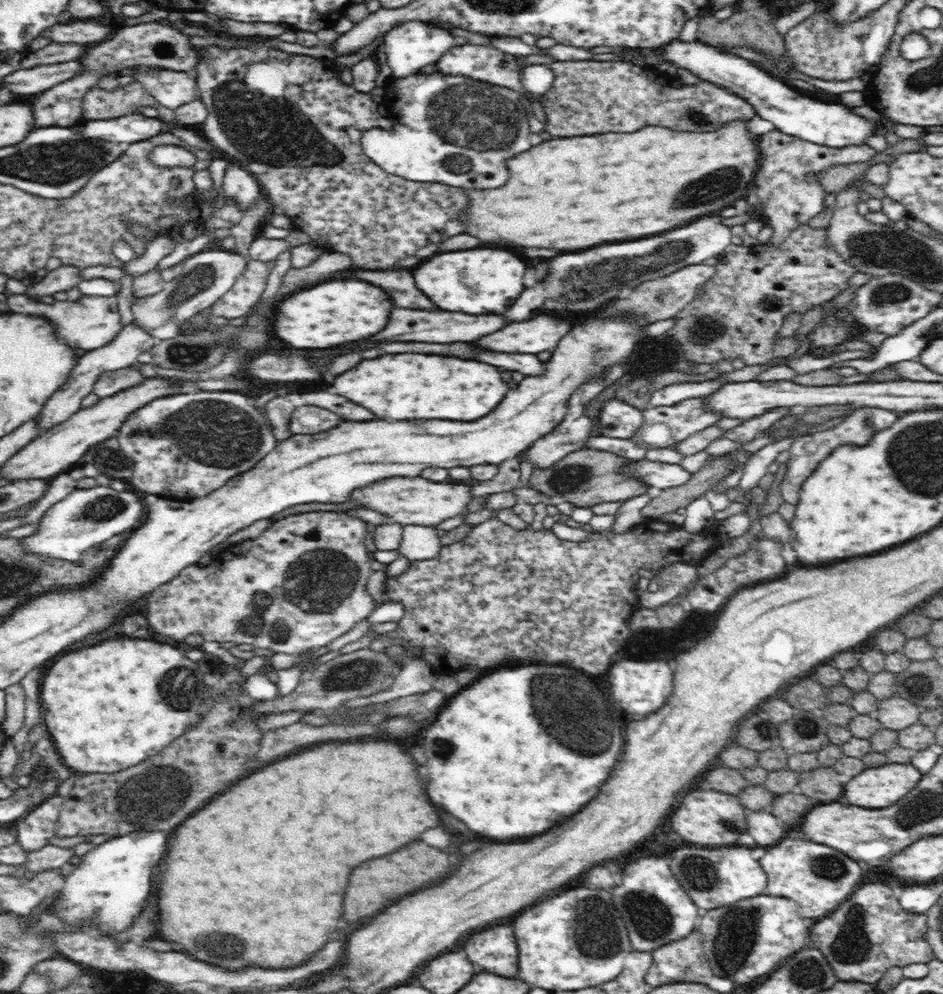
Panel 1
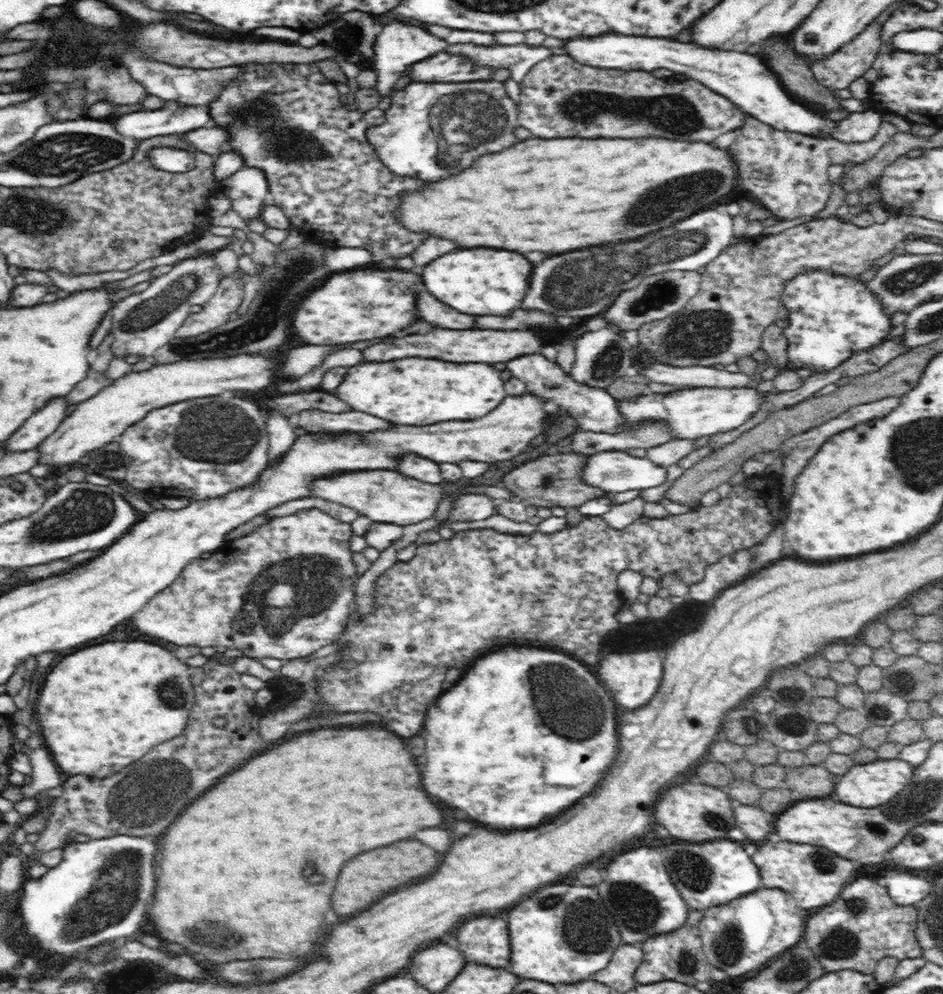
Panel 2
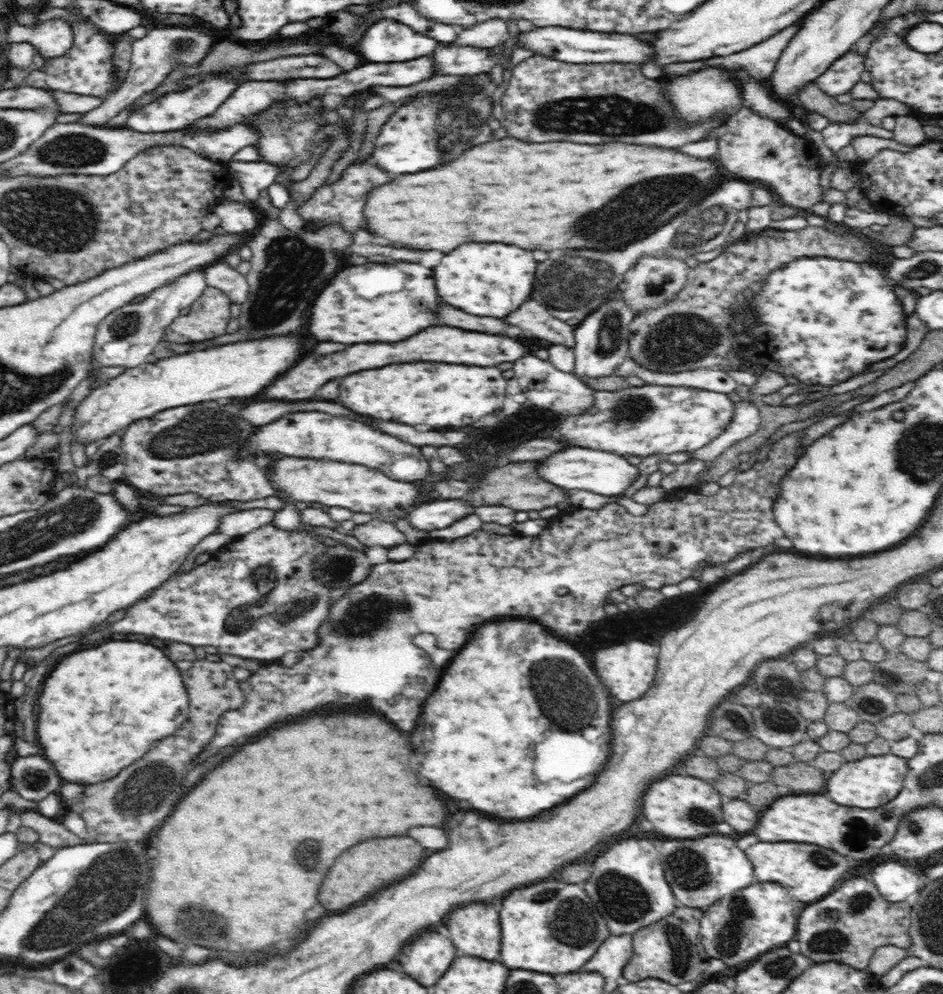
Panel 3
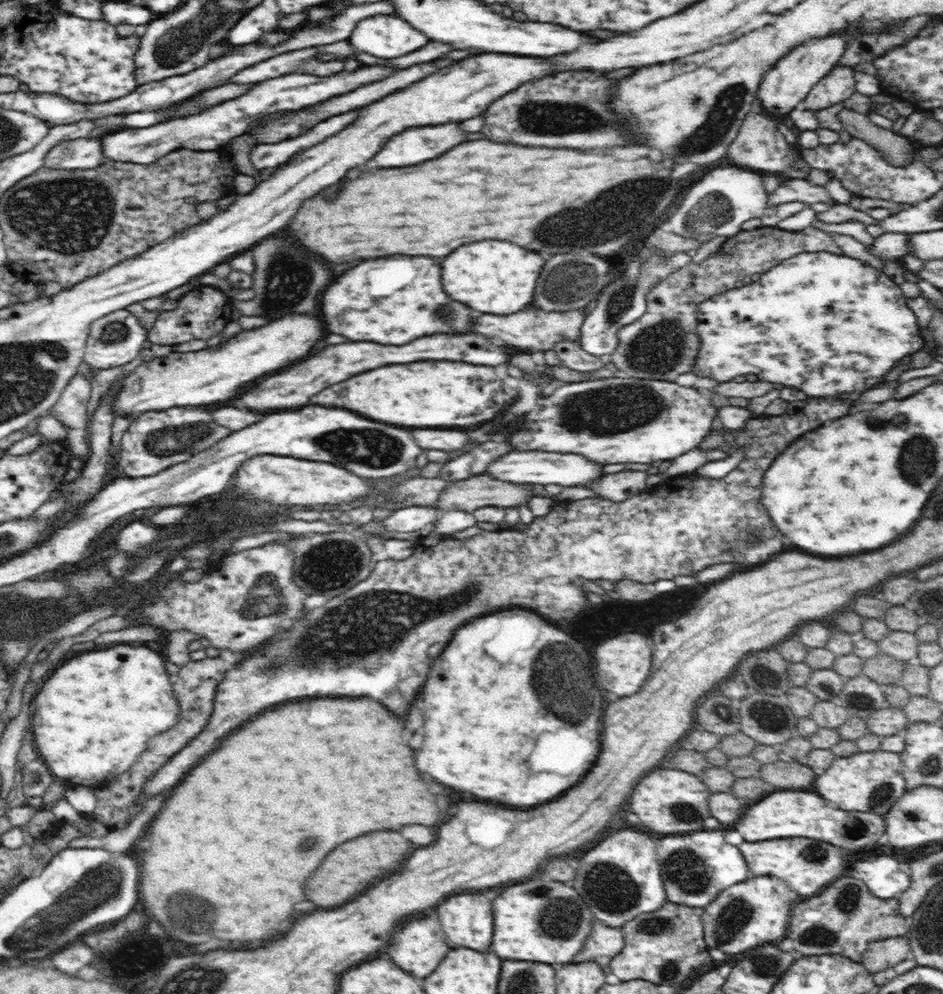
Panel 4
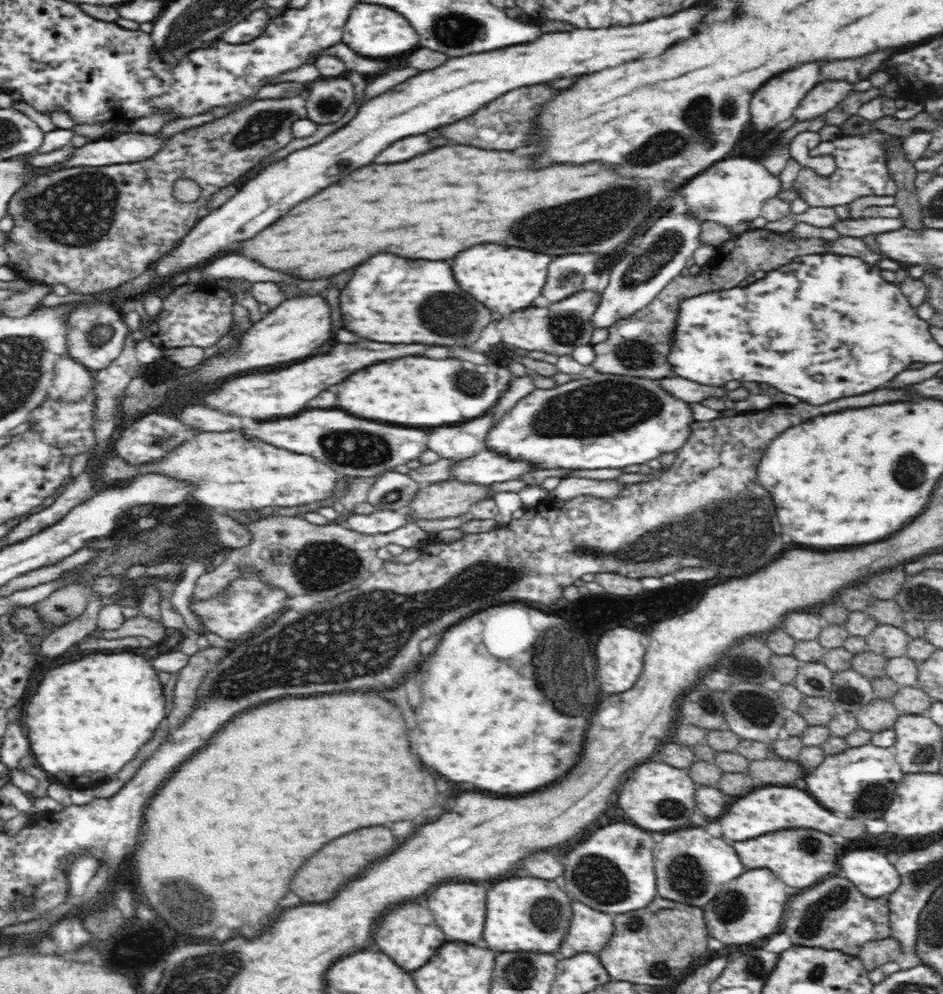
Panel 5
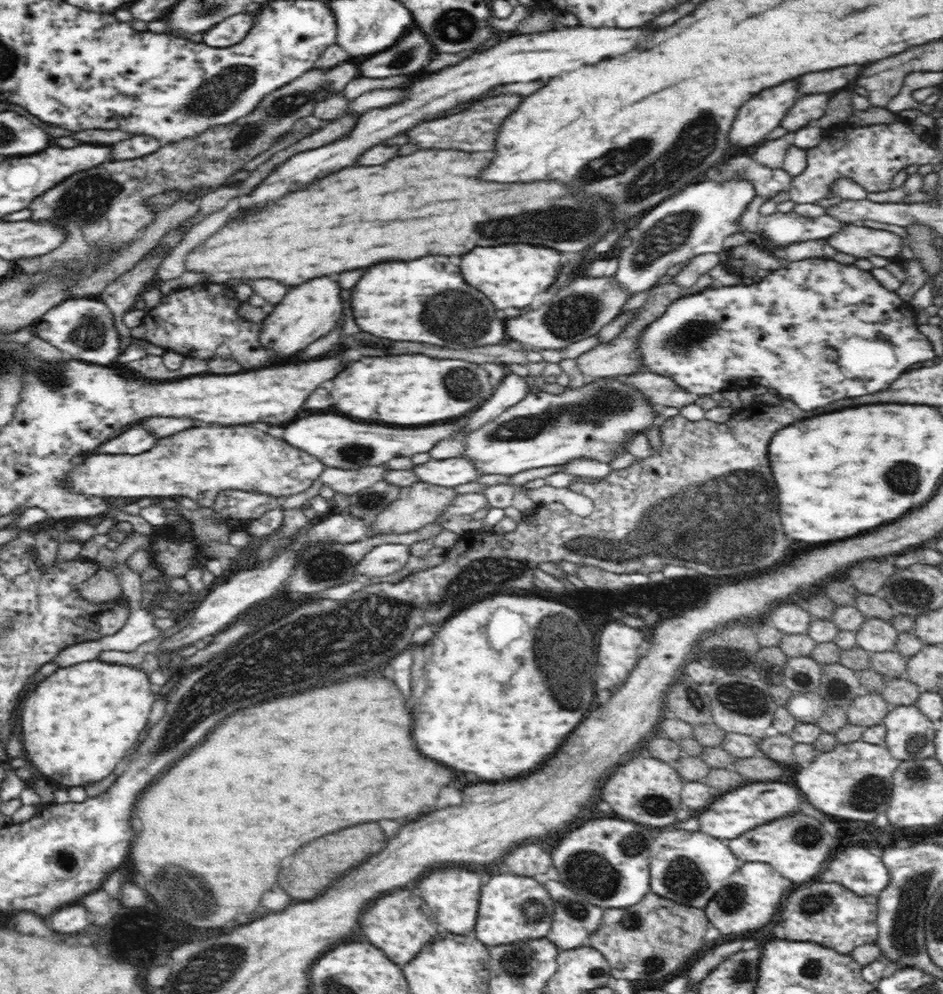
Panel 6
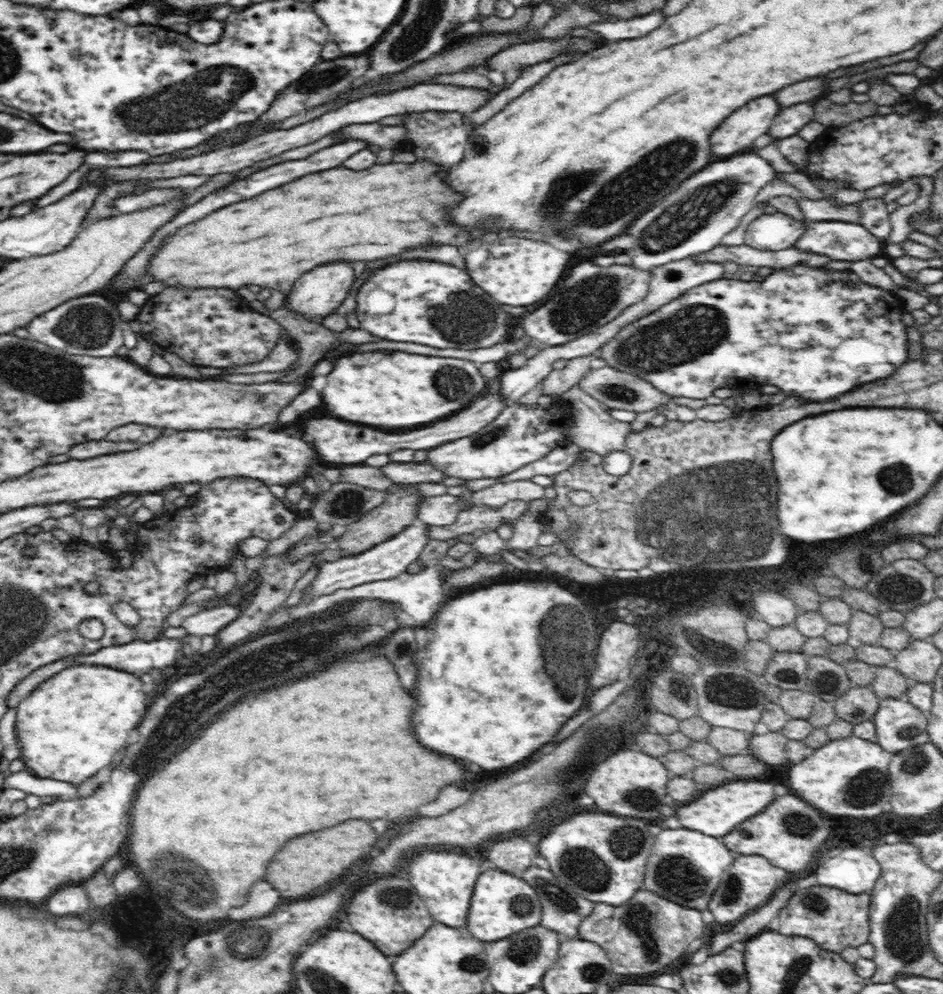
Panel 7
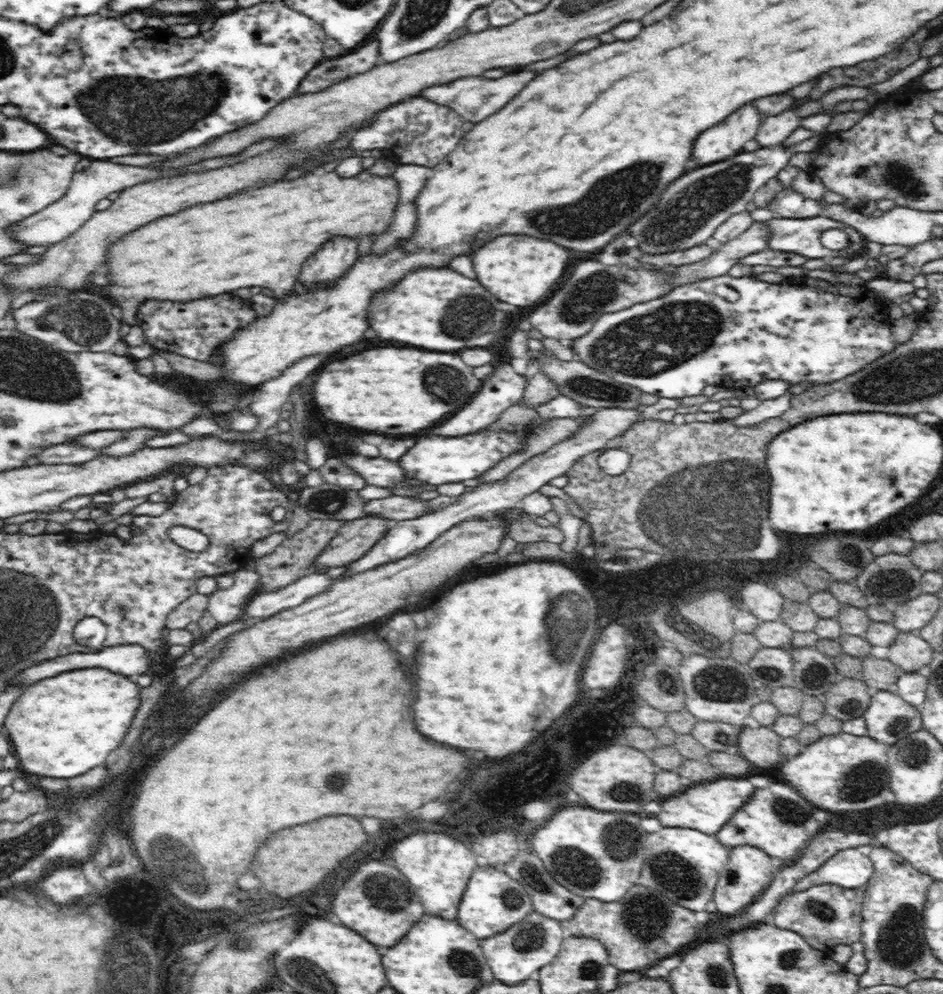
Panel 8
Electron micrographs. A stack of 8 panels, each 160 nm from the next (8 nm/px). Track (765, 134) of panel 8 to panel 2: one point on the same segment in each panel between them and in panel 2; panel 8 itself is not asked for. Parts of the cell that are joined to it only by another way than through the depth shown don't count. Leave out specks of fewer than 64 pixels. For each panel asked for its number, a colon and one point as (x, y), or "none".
2: (837, 72)
3: (842, 75)
4: (839, 84)
5: (826, 95)
6: (811, 107)
7: (790, 122)

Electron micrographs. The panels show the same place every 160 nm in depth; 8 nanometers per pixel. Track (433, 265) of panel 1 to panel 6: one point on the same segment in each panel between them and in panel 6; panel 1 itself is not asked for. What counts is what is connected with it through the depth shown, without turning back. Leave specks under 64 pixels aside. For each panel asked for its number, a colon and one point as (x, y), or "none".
2: (496, 281)
3: (493, 280)
4: (496, 277)
5: (506, 279)
6: (511, 276)

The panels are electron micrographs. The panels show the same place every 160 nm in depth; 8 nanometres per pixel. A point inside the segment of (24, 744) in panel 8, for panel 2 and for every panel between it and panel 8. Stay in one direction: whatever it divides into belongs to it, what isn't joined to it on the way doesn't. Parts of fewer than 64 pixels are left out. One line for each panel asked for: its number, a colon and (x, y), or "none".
2: (100, 710)
3: (100, 710)
4: (95, 714)
5: (96, 713)
6: (76, 727)
7: (55, 725)

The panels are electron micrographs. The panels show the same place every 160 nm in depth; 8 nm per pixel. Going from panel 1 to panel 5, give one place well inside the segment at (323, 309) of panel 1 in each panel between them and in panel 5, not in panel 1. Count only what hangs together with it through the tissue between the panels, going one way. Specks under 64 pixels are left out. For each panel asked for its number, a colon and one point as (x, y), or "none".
2: (365, 304)
3: (349, 311)
4: (393, 300)
5: (389, 299)

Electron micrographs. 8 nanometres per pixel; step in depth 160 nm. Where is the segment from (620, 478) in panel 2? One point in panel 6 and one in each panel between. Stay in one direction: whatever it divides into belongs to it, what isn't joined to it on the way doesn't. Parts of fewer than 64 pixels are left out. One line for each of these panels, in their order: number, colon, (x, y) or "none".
3: (574, 468)
4: (519, 467)
5: (486, 467)
6: (448, 473)

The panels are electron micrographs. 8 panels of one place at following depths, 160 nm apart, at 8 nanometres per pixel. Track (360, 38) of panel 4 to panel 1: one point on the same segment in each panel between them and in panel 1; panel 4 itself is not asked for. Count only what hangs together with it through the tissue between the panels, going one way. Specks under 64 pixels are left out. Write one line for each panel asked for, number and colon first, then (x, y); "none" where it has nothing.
1: (411, 46)
2: (400, 45)
3: (386, 41)

